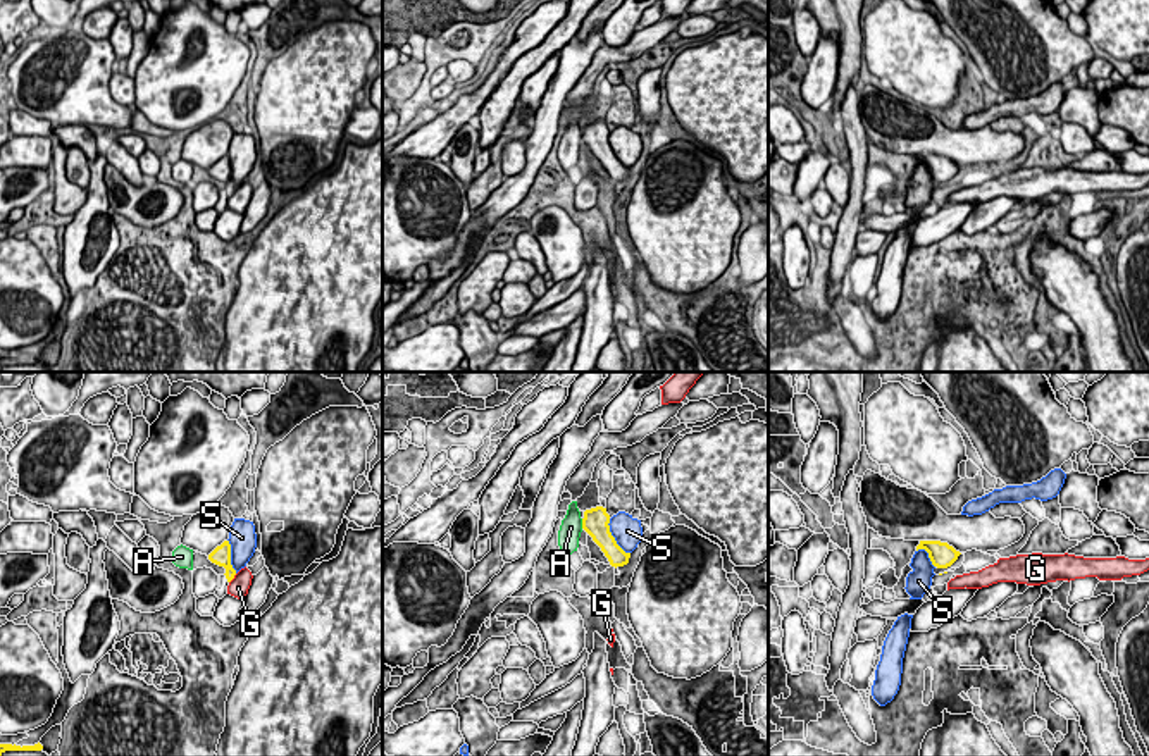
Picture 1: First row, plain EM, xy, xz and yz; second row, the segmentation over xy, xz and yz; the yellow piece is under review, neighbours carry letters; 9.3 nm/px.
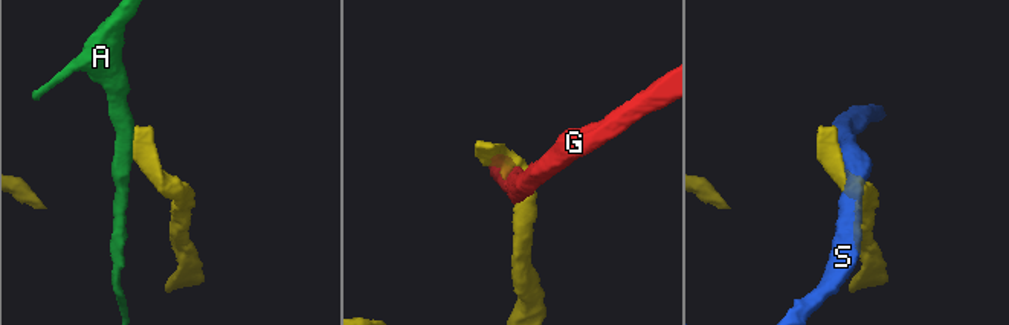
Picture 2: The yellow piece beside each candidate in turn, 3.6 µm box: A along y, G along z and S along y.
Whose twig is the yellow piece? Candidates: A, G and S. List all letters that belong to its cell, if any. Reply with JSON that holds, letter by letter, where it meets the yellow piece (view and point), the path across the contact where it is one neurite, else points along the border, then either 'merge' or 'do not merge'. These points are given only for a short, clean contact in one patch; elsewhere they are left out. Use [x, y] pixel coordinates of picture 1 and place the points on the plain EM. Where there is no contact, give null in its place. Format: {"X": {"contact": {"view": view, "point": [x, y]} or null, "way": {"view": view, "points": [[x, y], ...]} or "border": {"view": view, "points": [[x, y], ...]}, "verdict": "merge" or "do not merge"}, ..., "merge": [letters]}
{"A": {"contact": {"view": "xz", "point": [583, 138]}, "border": {"view": "xz", "points": [[581, 133], [583, 142]]}, "verdict": "do not merge"}, "G": {"contact": {"view": "xy", "point": [233, 192]}, "border": {"view": "xy", "points": [[236, 188], [229, 197]]}, "verdict": "do not merge"}, "S": {"contact": {"view": "xz", "point": [614, 152]}, "verdict": "do not merge"}, "merge": []}

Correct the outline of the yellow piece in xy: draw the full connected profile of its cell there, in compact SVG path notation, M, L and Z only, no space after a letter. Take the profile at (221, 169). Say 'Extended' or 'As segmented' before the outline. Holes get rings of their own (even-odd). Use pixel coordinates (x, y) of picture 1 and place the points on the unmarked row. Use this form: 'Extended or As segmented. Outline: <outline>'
Extended. Outline: M215 117L193 129L184 139L181 152L183 160L207 169L212 177L224 181L227 196L236 189L231 179L231 158L227 155L233 136L234 131L229 122Z

